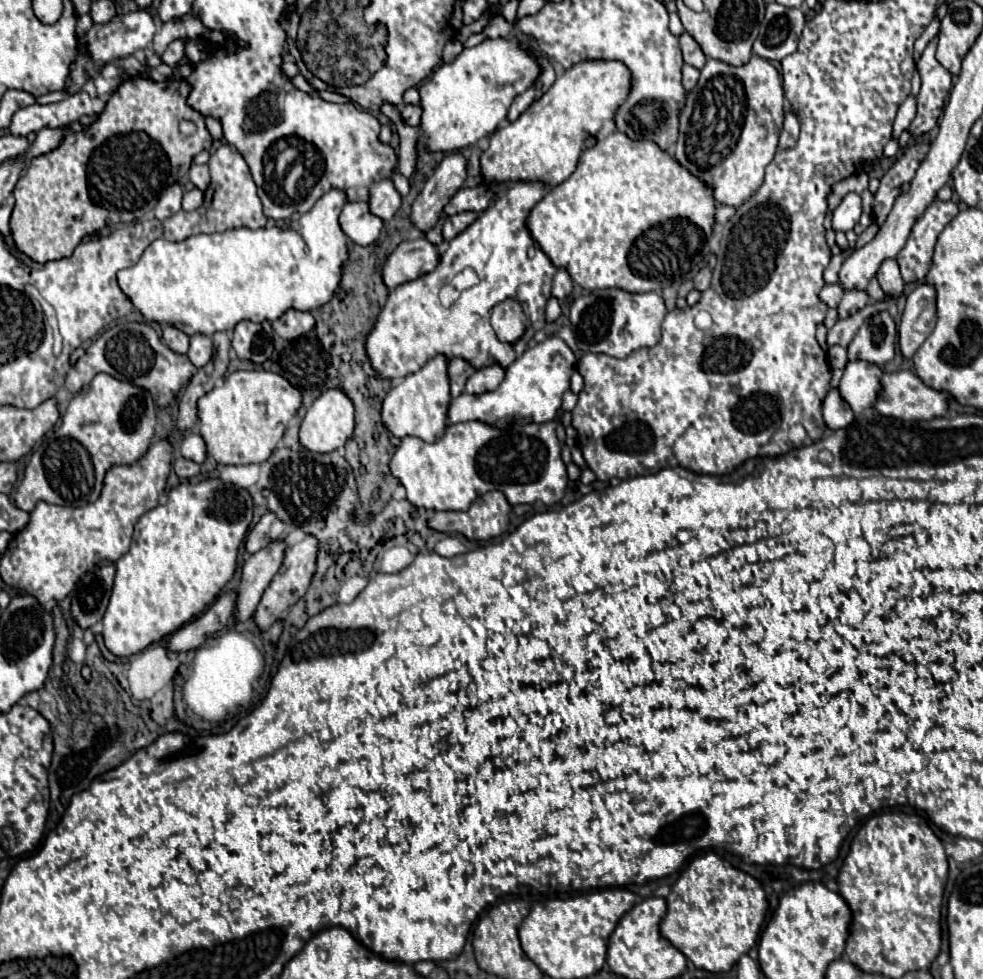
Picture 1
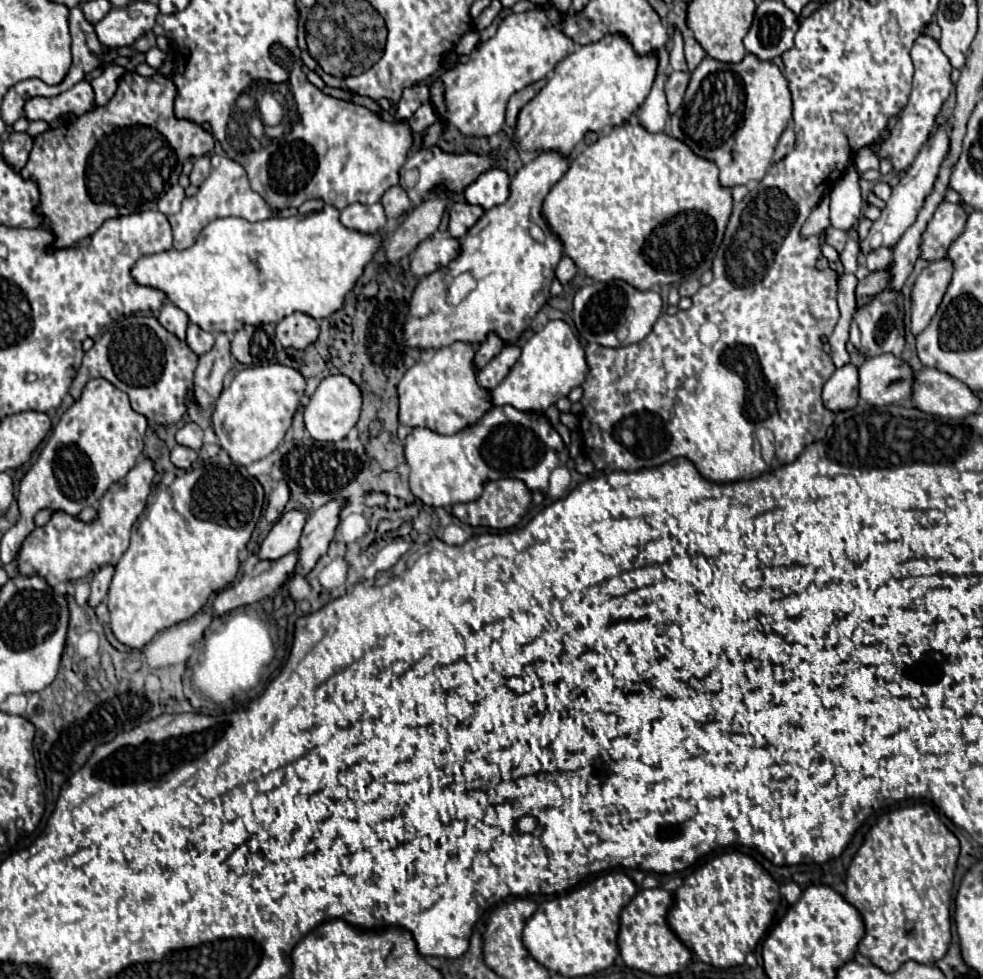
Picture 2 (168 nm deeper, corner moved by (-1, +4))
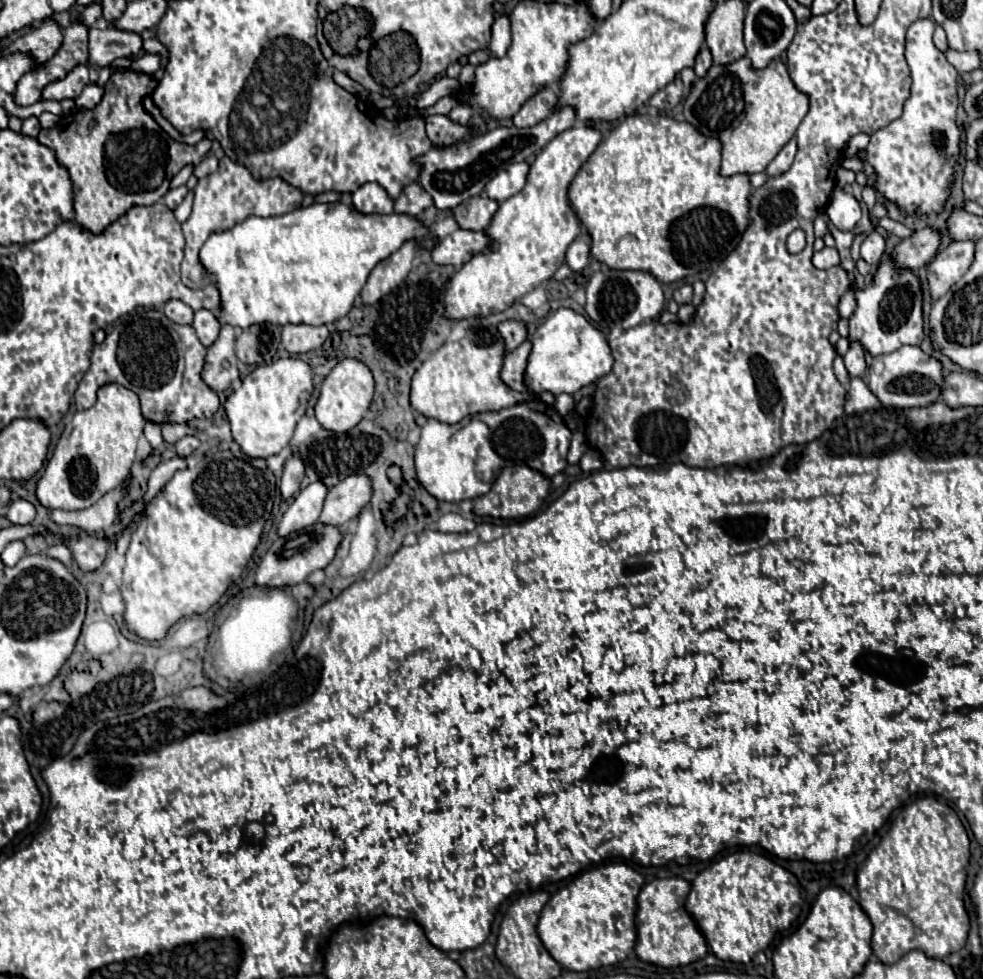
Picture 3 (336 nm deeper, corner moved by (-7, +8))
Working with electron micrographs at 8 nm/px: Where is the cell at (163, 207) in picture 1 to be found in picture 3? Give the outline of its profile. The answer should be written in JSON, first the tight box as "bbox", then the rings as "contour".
{"bbox":[164,186,188,210],"contour":[[[178,186],[178,188],[170,190],[170,192],[164,196],[164,204],[166,204],[170,210],[174,210],[174,208],[184,200],[186,194],[188,194],[188,188],[186,188],[186,186]]]}

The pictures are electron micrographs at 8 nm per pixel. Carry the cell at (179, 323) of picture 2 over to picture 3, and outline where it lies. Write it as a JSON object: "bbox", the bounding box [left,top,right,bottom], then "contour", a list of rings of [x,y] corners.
{"bbox":[164,300,192,324],"contour":[[[168,300],[164,306],[164,314],[176,324],[192,324],[192,308],[180,300]]]}

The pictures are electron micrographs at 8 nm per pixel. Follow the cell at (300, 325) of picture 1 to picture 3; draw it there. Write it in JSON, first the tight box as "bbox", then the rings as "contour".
{"bbox":[282,324,328,354],"contour":[[[286,324],[282,330],[282,346],[290,354],[302,354],[314,348],[320,348],[328,338],[326,326],[308,326],[308,324]]]}

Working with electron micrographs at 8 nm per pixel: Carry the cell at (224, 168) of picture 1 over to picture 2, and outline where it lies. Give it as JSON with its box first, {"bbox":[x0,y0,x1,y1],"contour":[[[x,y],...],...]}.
{"bbox":[168,154,272,248],"contour":[[[212,154],[210,162],[212,162],[210,176],[204,180],[198,194],[192,198],[184,198],[182,210],[178,214],[168,216],[172,234],[174,234],[174,248],[188,248],[188,244],[192,244],[192,240],[196,240],[200,230],[216,218],[238,216],[248,222],[258,222],[258,220],[266,220],[272,216],[272,210],[268,208],[264,198],[250,188],[248,174],[238,162],[230,160],[226,154]]]}

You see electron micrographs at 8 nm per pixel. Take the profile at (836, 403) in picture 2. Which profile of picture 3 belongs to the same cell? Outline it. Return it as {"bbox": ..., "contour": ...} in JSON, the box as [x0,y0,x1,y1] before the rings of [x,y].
{"bbox":[844,340,866,378],"contour":[[[850,340],[850,348],[844,356],[844,364],[850,376],[862,376],[864,378],[864,370],[866,370],[866,362],[864,362],[864,348],[858,340]]]}

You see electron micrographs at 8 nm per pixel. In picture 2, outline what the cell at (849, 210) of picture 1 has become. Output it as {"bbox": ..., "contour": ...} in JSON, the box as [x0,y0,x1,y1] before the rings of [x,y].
{"bbox":[830,166,862,230],"contour":[[[854,166],[836,182],[830,194],[830,222],[834,228],[850,230],[858,220],[862,210],[862,194],[860,194],[860,176]]]}

